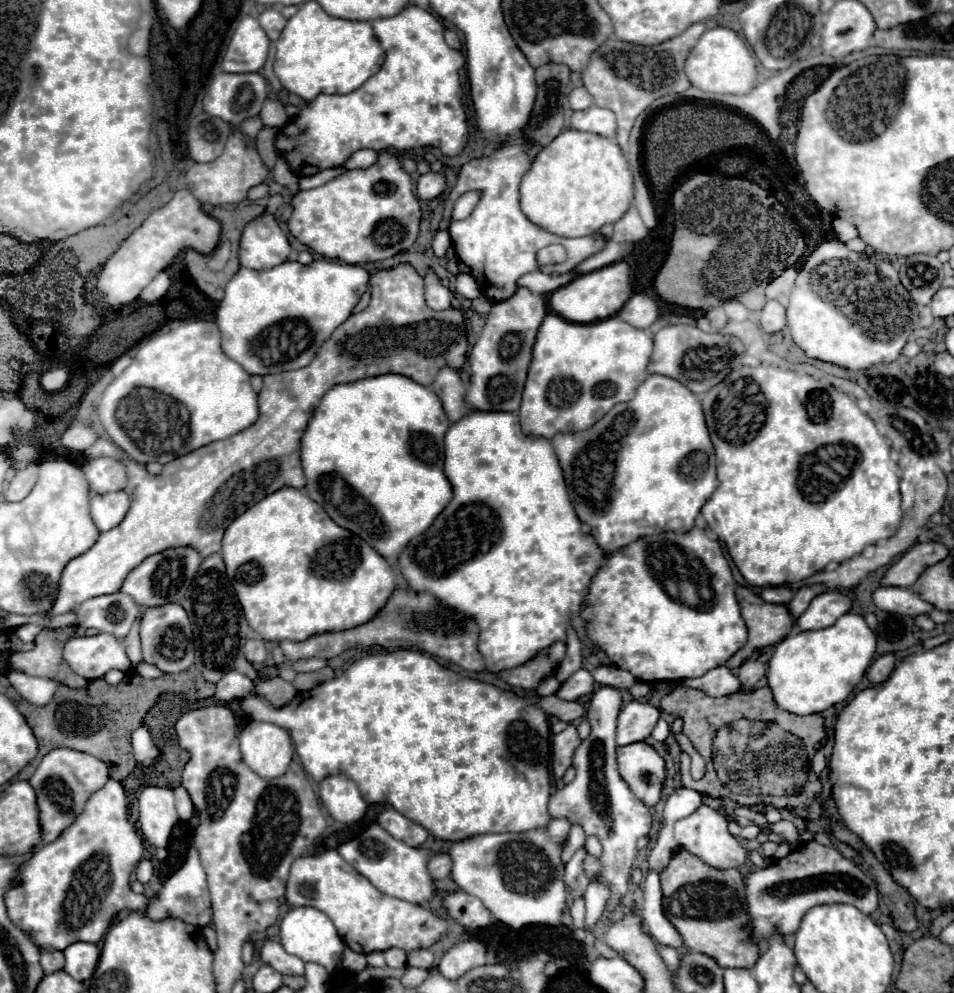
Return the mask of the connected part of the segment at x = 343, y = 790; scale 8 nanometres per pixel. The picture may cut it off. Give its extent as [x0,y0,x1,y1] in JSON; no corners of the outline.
[320,774,368,824]

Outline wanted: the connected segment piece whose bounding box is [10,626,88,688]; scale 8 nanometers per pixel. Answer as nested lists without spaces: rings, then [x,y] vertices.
[[[58,628],[58,630],[42,630],[36,640],[34,648],[28,652],[14,652],[10,656],[12,670],[20,670],[32,676],[44,676],[54,678],[60,684],[66,684],[70,688],[84,688],[88,680],[76,676],[68,664],[64,664],[62,648],[72,636],[80,636],[80,628]]]

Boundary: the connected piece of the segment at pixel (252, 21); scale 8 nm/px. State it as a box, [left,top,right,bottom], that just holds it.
[224,16,268,72]

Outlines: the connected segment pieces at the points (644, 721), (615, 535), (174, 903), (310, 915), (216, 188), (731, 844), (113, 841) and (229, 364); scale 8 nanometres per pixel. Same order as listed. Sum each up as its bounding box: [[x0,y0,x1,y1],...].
[[616,700,660,746],[550,374,718,552],[146,846,212,928],[280,906,344,972],[186,130,268,204],[674,804,748,870],[6,780,147,950],[98,317,258,464]]

